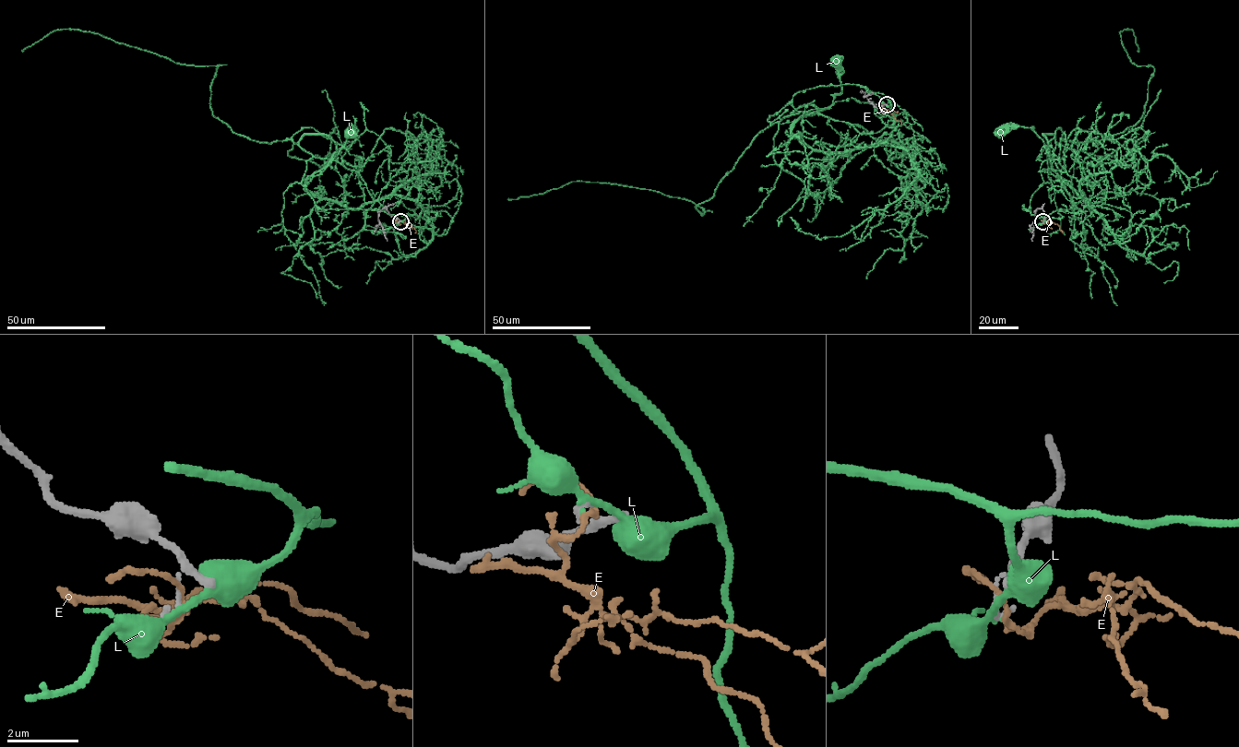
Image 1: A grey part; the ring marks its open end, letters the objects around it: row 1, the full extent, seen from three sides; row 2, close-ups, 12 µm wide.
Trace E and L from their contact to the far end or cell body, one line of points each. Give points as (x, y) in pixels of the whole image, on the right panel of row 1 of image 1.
E: (1042, 221), (1057, 224), (1063, 233)
L: (1043, 220), (1022, 208), (1042, 183), (1040, 168), (1050, 159), (1049, 142), (1030, 127), (1009, 126), (1000, 134)

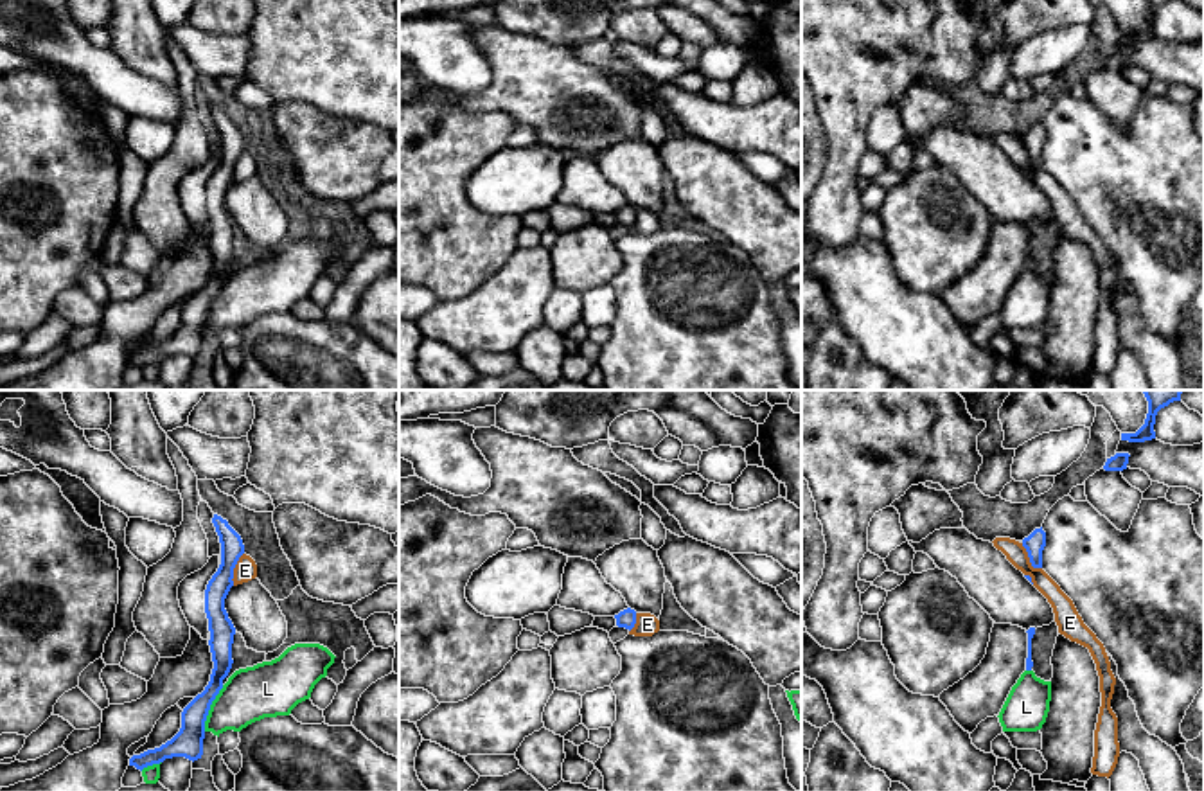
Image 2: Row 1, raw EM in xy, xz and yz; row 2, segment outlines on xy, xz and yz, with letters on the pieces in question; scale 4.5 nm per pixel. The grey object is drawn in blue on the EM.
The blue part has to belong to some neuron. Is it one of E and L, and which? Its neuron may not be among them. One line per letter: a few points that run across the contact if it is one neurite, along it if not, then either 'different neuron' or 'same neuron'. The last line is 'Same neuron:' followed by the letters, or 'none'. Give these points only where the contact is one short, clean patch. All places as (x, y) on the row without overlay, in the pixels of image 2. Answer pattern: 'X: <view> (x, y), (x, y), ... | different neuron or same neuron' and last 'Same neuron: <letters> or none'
E: xy (243, 150), (234, 166), (232, 182) | different neuron
L: different neuron
Same neuron: none

